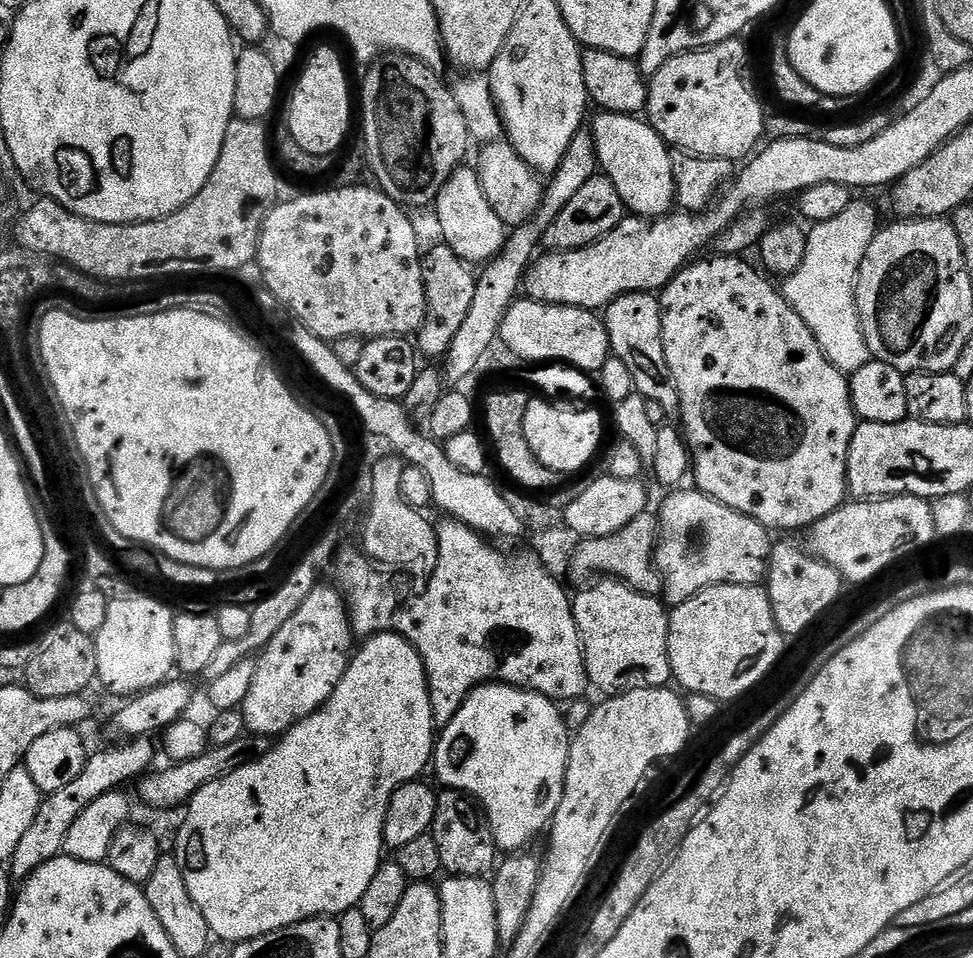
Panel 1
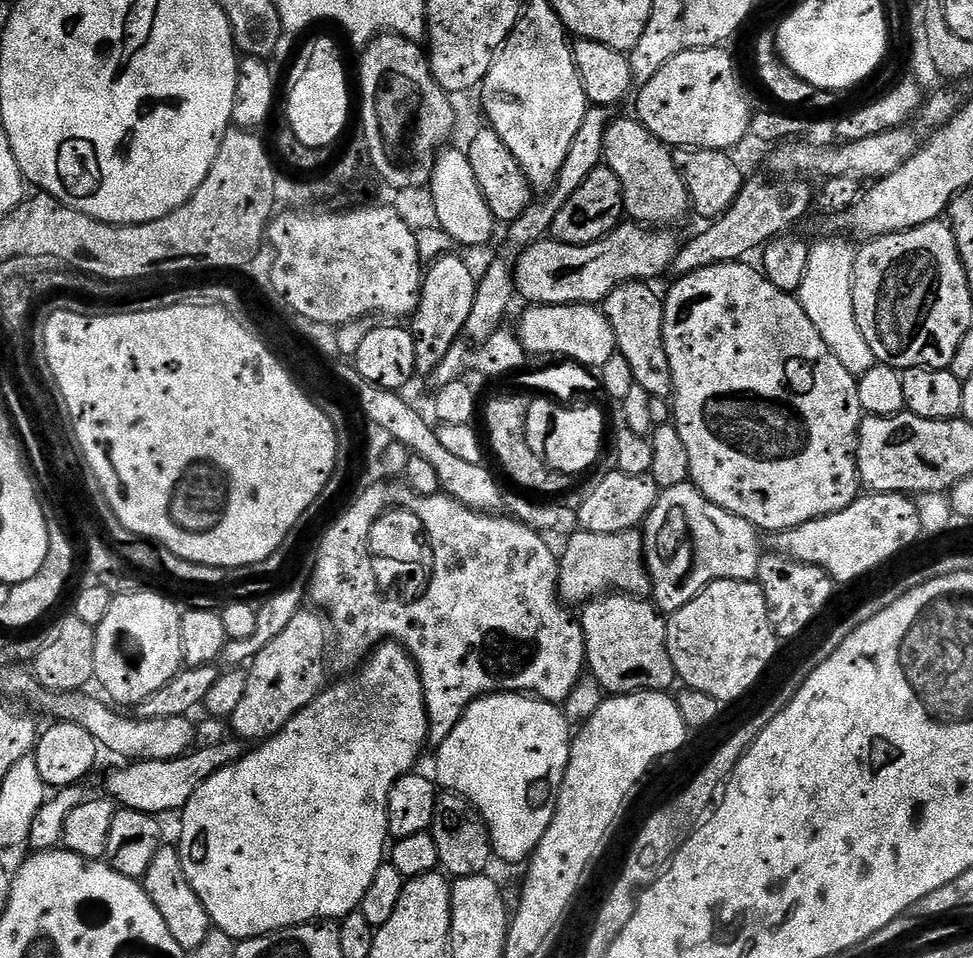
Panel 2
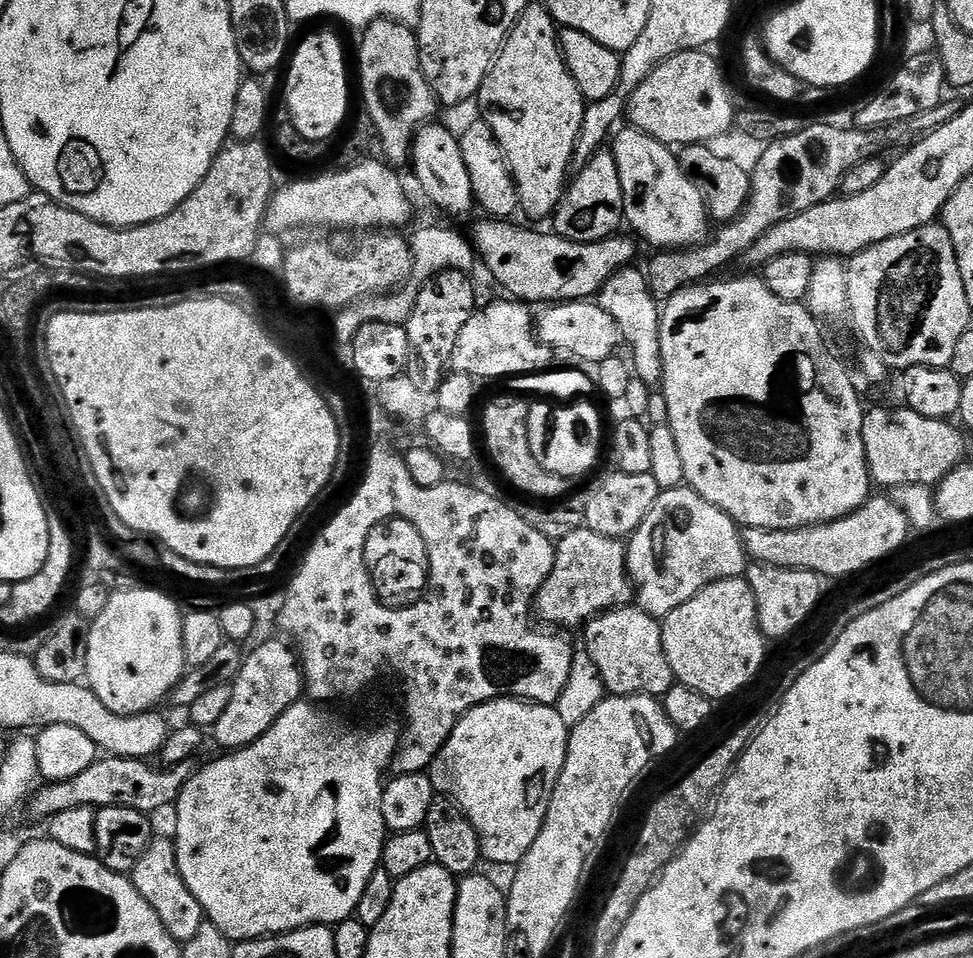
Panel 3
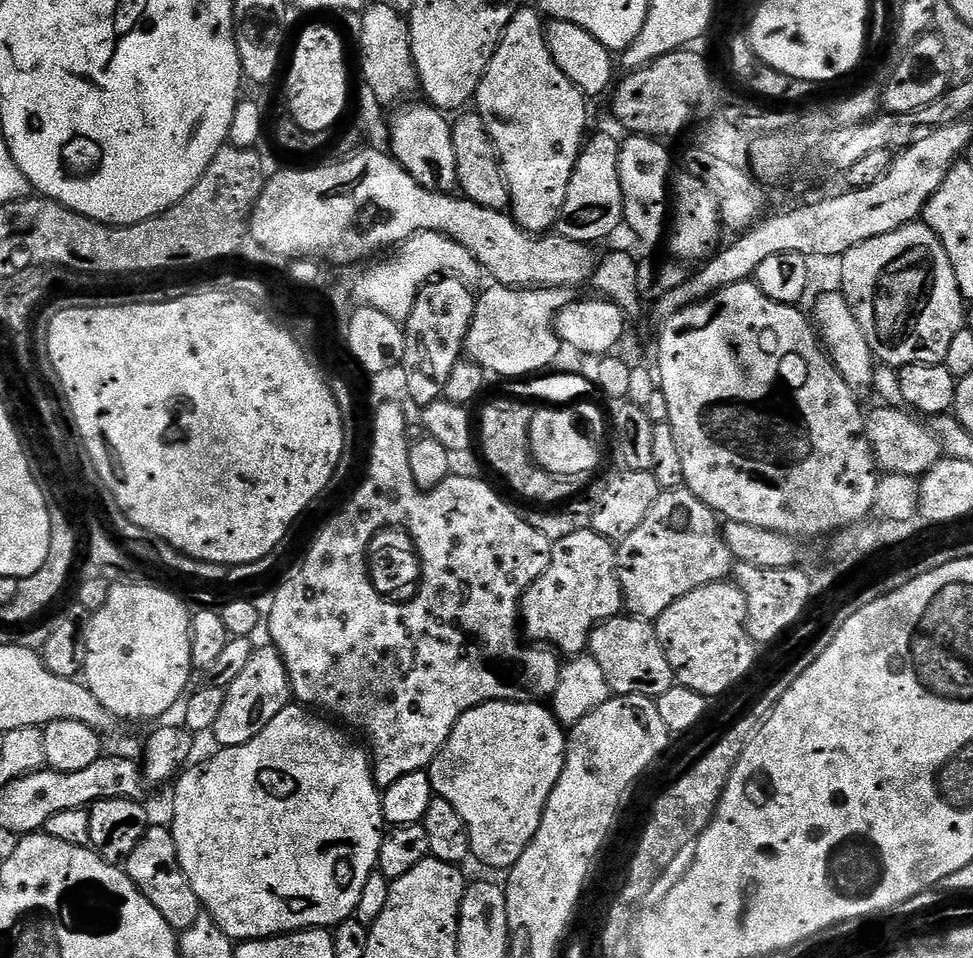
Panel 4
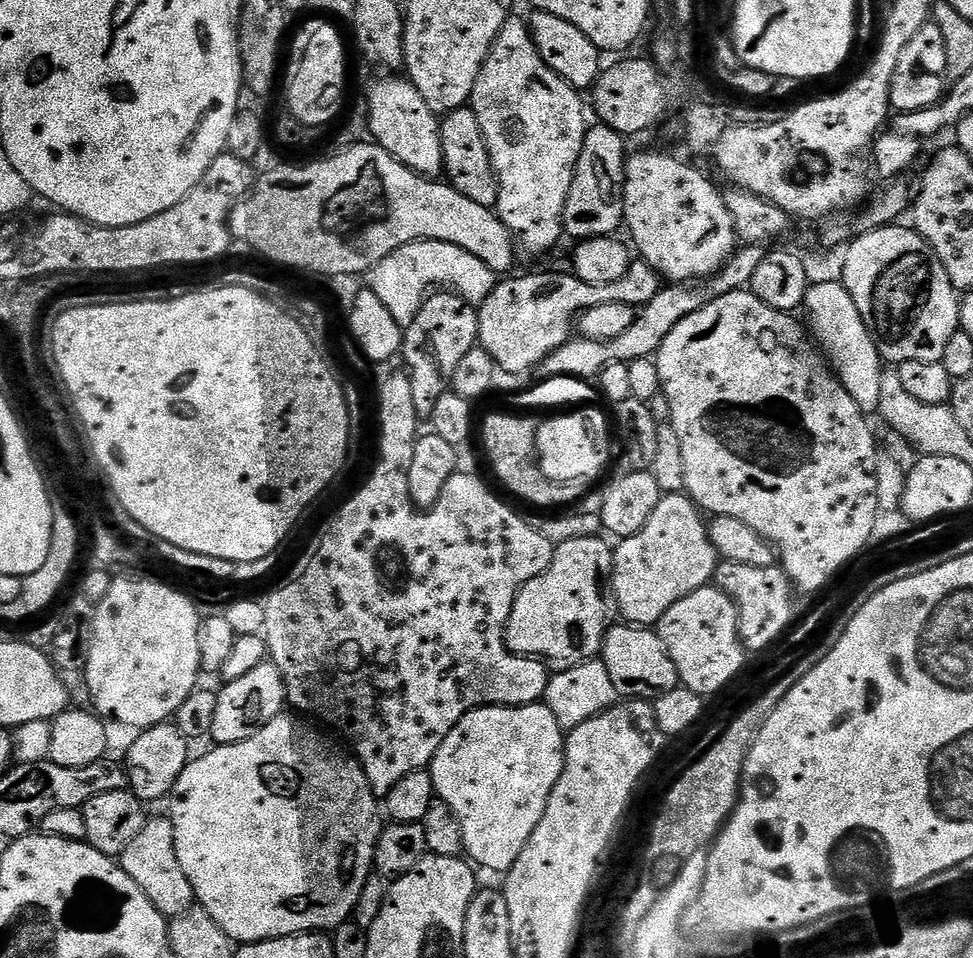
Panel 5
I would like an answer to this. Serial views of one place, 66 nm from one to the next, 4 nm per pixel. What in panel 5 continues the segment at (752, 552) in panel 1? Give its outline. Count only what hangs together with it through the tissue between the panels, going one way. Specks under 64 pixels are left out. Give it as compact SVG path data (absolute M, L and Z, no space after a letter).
M661 495L654 514L650 514L650 522L638 534L623 537L615 545L610 591L616 597L619 615L633 626L655 626L674 602L713 583L717 563L705 517L692 497Z

